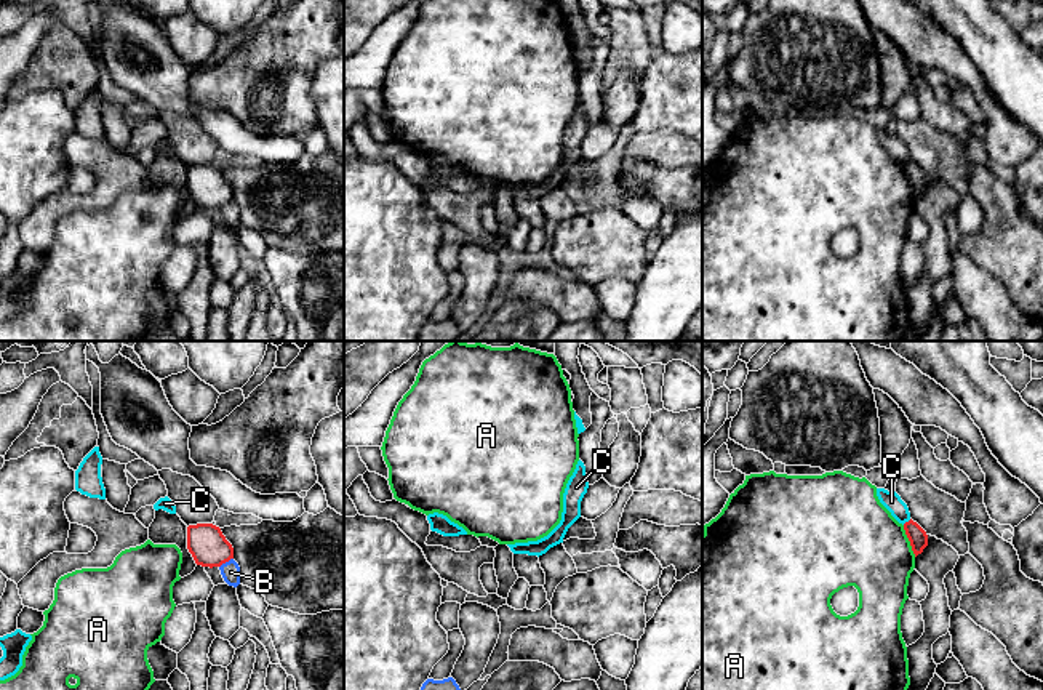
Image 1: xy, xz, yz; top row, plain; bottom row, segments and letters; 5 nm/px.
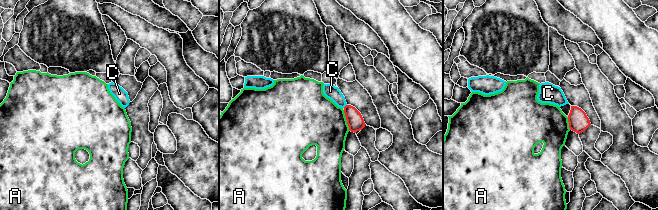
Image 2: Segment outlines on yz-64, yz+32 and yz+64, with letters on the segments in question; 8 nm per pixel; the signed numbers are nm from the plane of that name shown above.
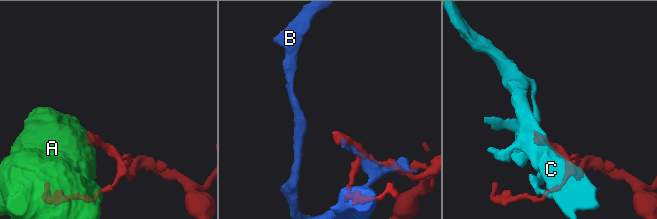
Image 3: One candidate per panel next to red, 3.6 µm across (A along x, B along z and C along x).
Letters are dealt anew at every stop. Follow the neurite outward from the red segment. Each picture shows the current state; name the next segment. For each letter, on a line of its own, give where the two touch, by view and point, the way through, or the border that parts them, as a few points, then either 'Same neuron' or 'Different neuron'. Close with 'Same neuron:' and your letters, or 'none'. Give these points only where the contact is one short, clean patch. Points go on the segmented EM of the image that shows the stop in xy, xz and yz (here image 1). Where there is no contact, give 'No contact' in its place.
A: Touches red at yz (909, 540). Different neuron
B: Touches red at xy (226, 561). Different neuron
C: Touches red at yz (906, 522). Boundary: yz (911, 519), (903, 524). Different neuron
Same neuron: none

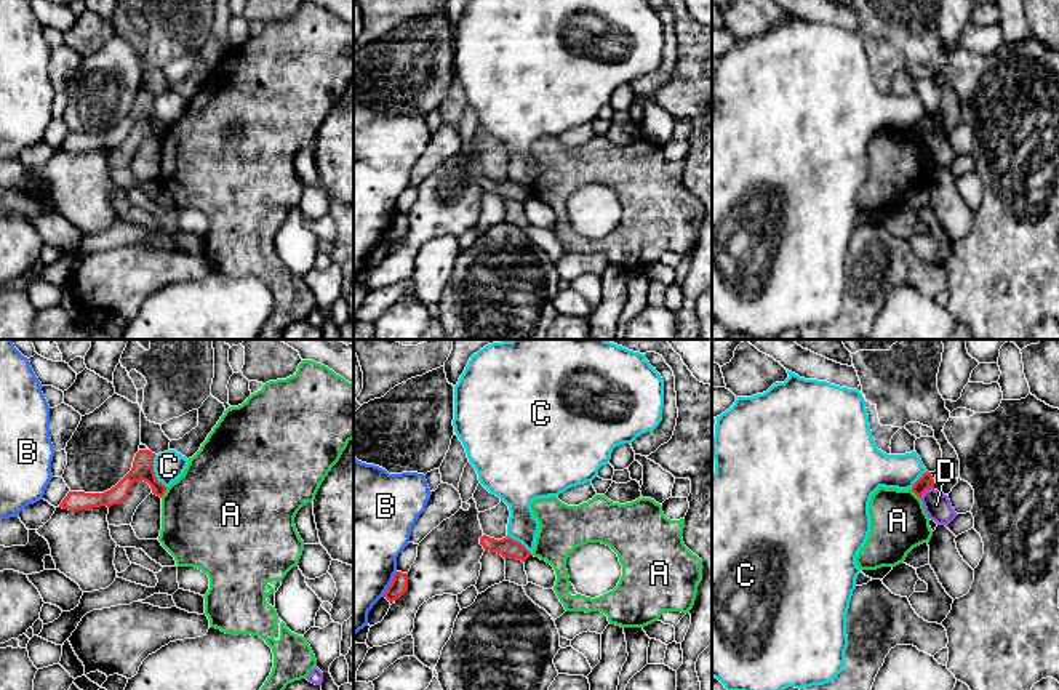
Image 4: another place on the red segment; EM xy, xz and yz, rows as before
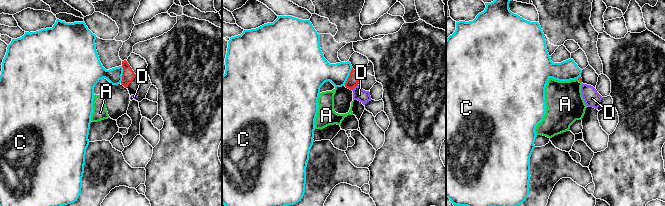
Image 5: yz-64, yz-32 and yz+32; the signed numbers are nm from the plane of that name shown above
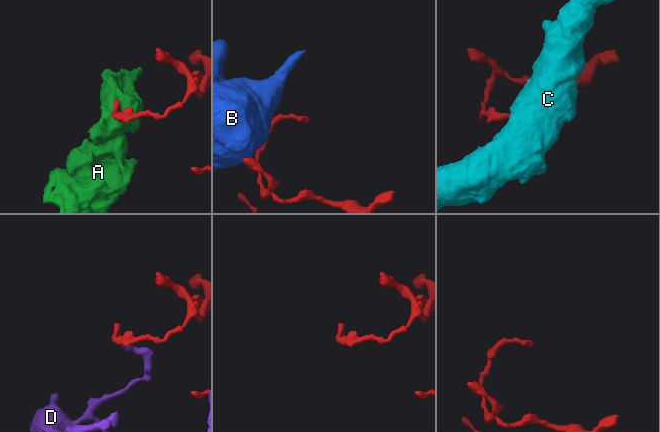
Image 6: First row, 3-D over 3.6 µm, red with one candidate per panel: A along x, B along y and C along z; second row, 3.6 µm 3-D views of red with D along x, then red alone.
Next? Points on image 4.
A: Touches red at yz (915, 493). Boundary: yz (911, 489), (920, 498). Different neuron
B: Touches red at xz (391, 585). Different neuron
C: Touches red at xy (152, 471). Boundary: xy (154, 455), (154, 476), (165, 487). Different neuron
D: Touches red at yz (927, 489). Different neuron
Same neuron: none

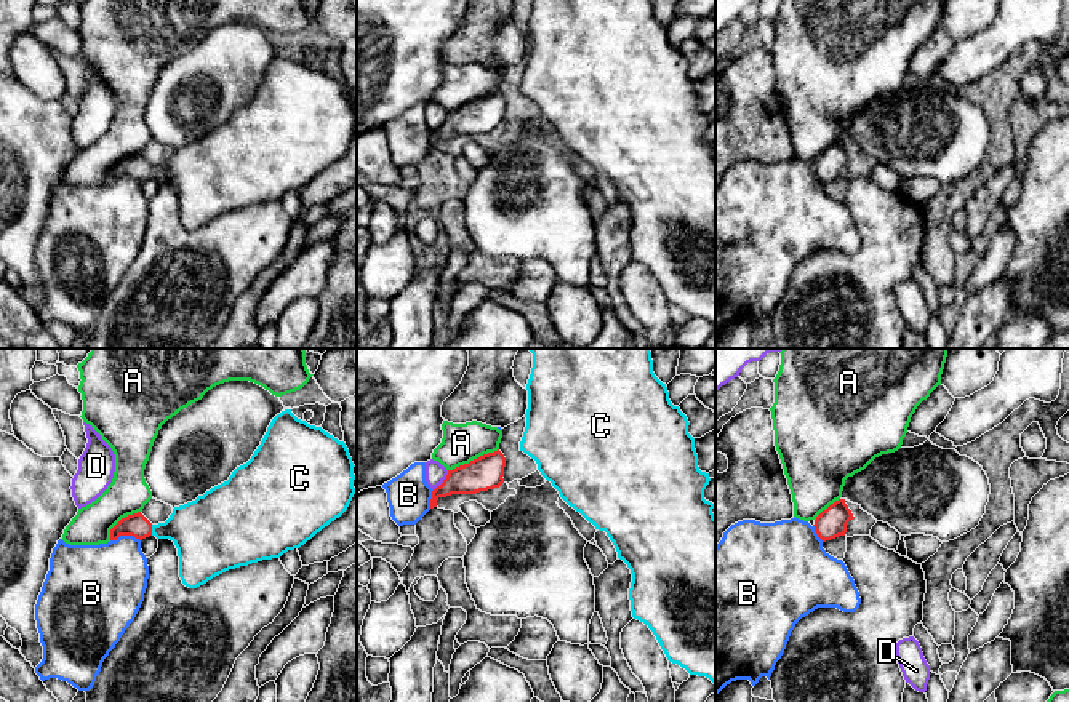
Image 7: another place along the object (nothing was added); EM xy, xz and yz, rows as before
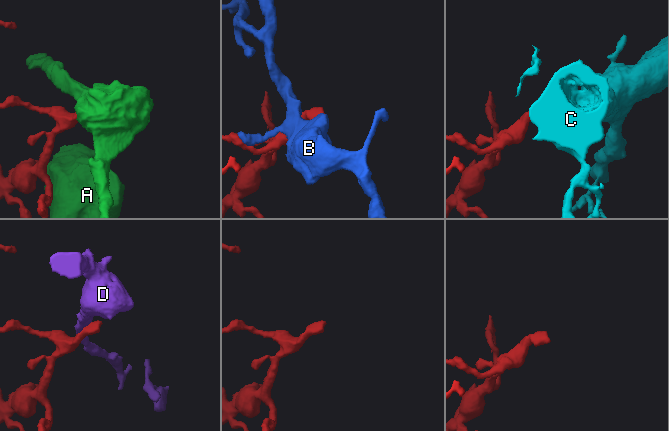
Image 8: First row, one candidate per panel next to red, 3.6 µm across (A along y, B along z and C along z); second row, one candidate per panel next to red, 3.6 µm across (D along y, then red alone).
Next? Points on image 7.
A: Touches red at xz (474, 459). Boundary: xz (498, 448), (448, 470). Different neuron
B: Touches red at xy (125, 534). Different neuron
C: Touches red at xy (151, 530). Path across: xy (136, 525), (151, 530), (200, 530). Same neuron
D: Touches red at xz (444, 480). Boundary: xz (448, 470), (447, 477), (434, 490). Different neuron
Same neuron: C

